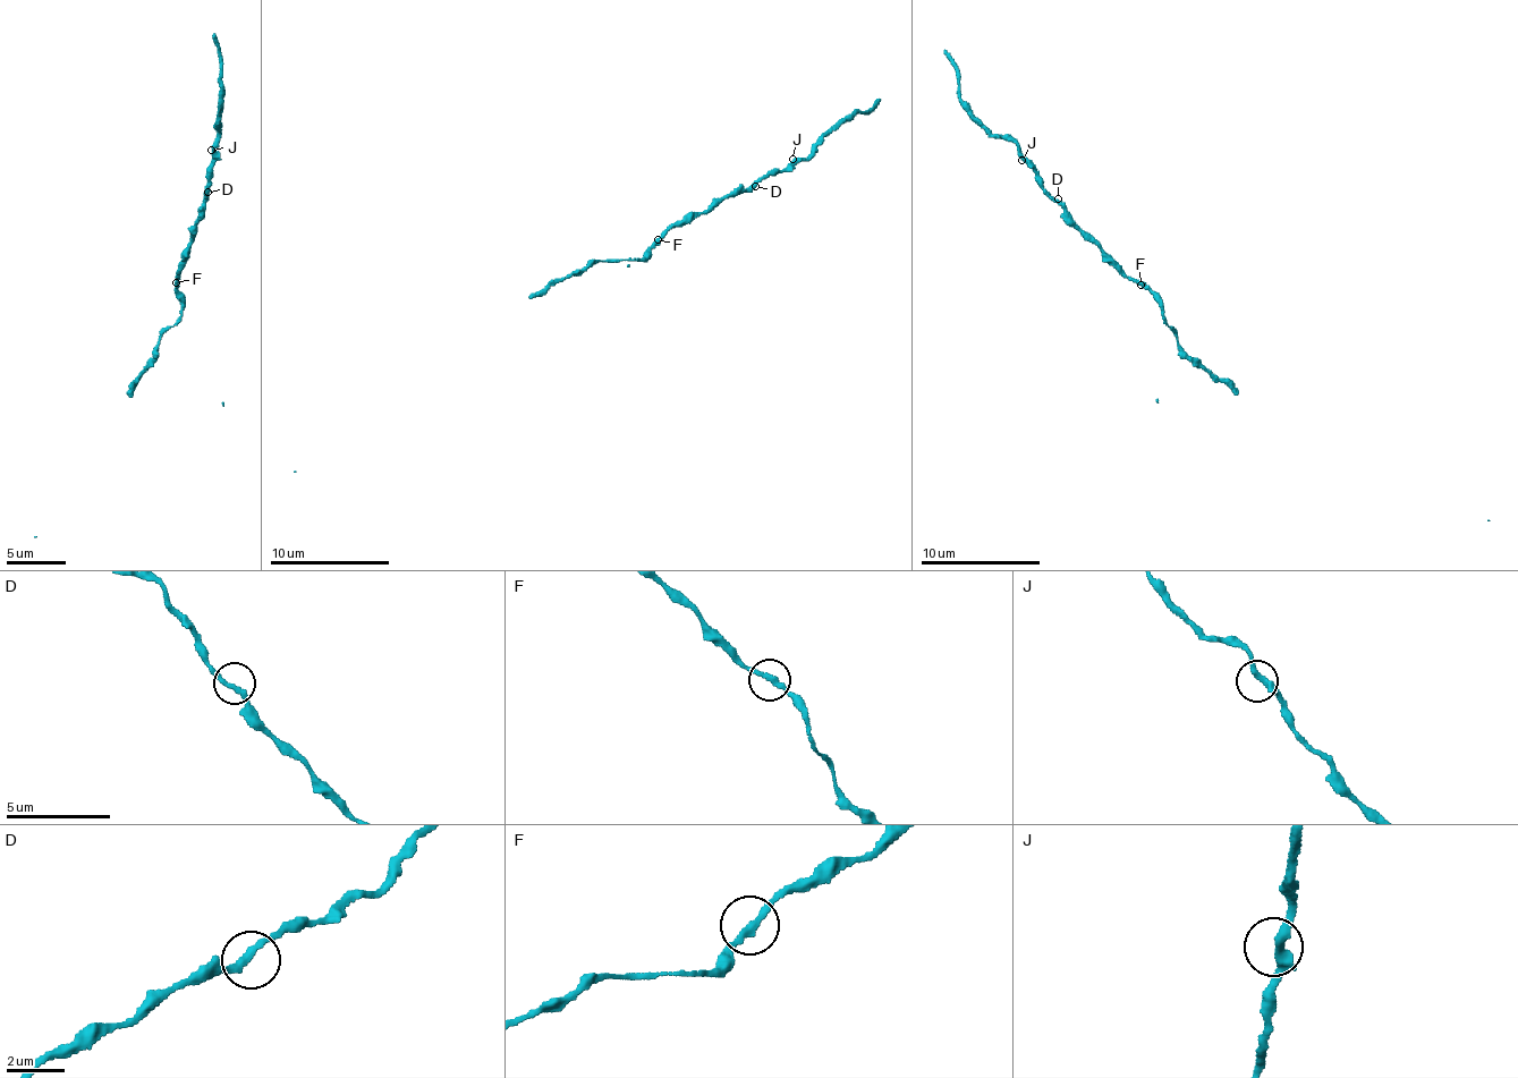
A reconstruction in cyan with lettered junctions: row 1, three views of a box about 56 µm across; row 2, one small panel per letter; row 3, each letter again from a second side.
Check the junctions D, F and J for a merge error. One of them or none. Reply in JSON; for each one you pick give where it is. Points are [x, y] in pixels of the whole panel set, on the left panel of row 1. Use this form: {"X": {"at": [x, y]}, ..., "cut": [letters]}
{"cut": []}

